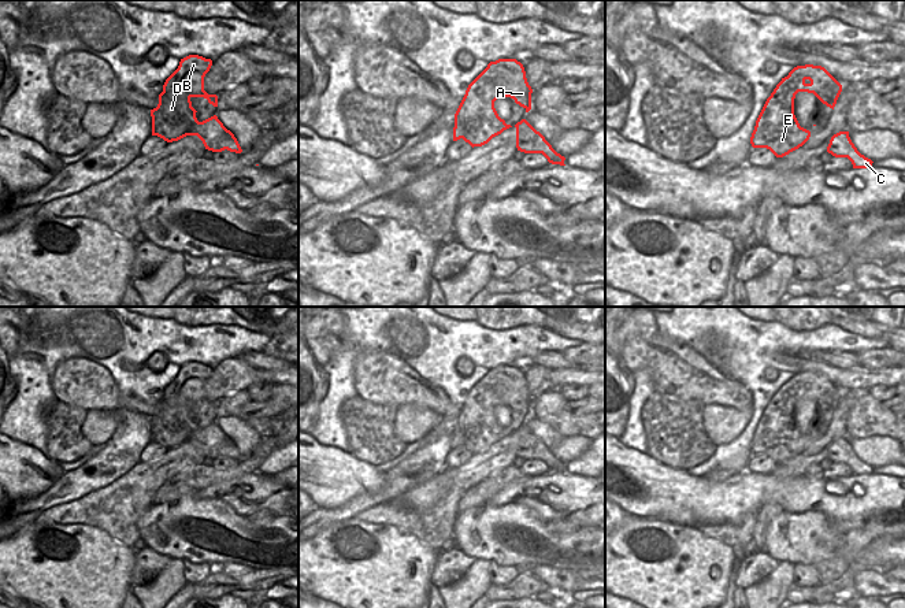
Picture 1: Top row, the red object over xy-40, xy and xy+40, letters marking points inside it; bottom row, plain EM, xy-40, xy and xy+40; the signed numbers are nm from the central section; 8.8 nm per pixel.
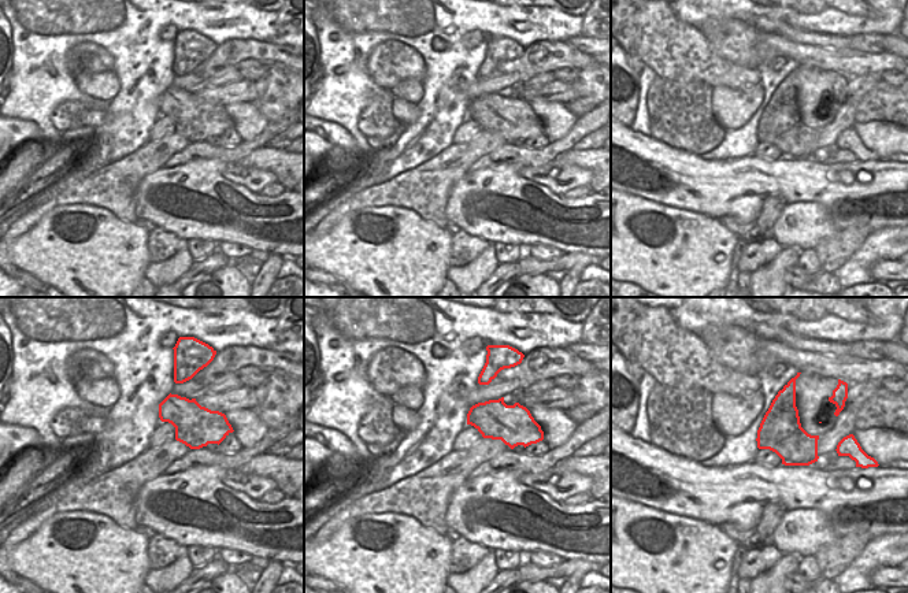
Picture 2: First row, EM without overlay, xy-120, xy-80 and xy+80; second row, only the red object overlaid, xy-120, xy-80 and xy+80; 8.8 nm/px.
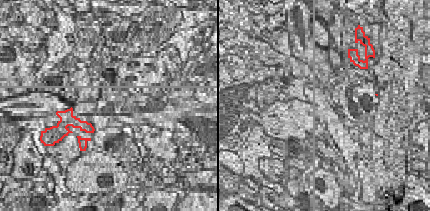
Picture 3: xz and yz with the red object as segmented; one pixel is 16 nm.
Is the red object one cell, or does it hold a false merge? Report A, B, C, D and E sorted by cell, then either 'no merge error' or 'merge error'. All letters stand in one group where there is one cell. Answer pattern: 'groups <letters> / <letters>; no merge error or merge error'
groups A B D E / C; merge error

